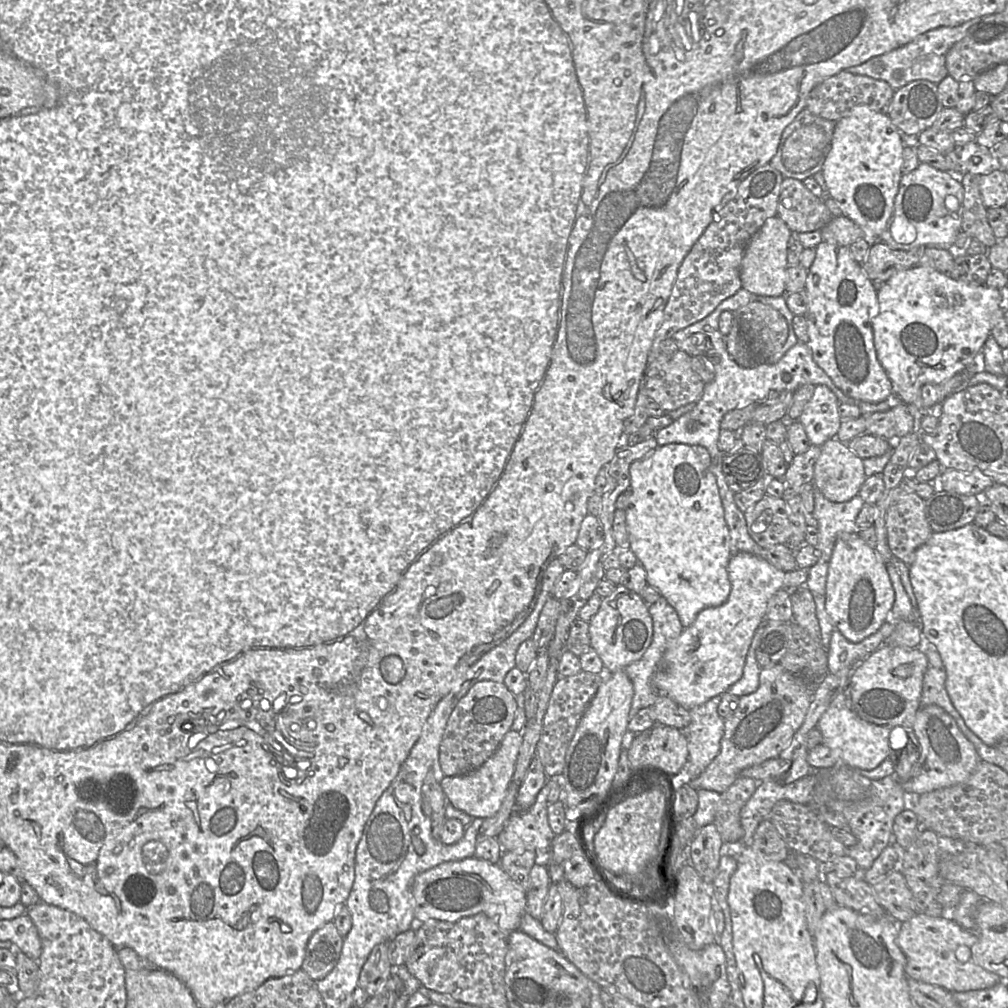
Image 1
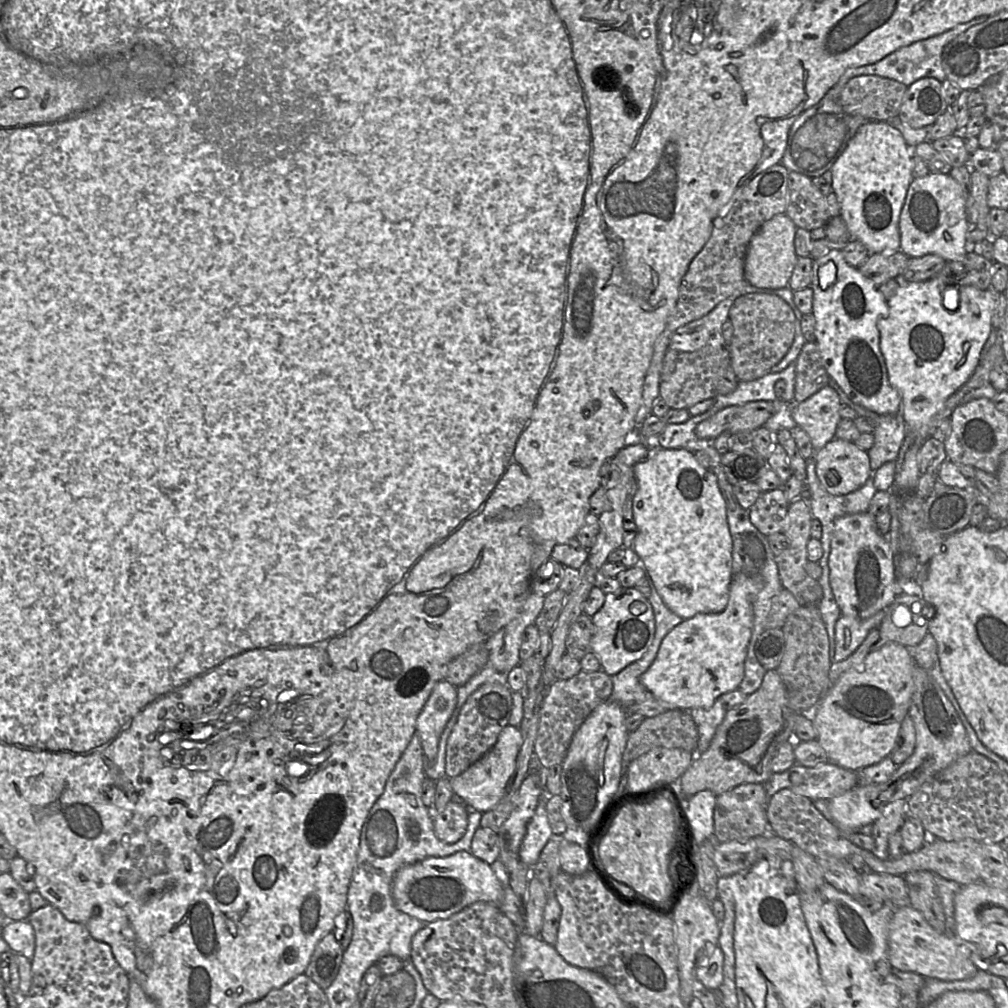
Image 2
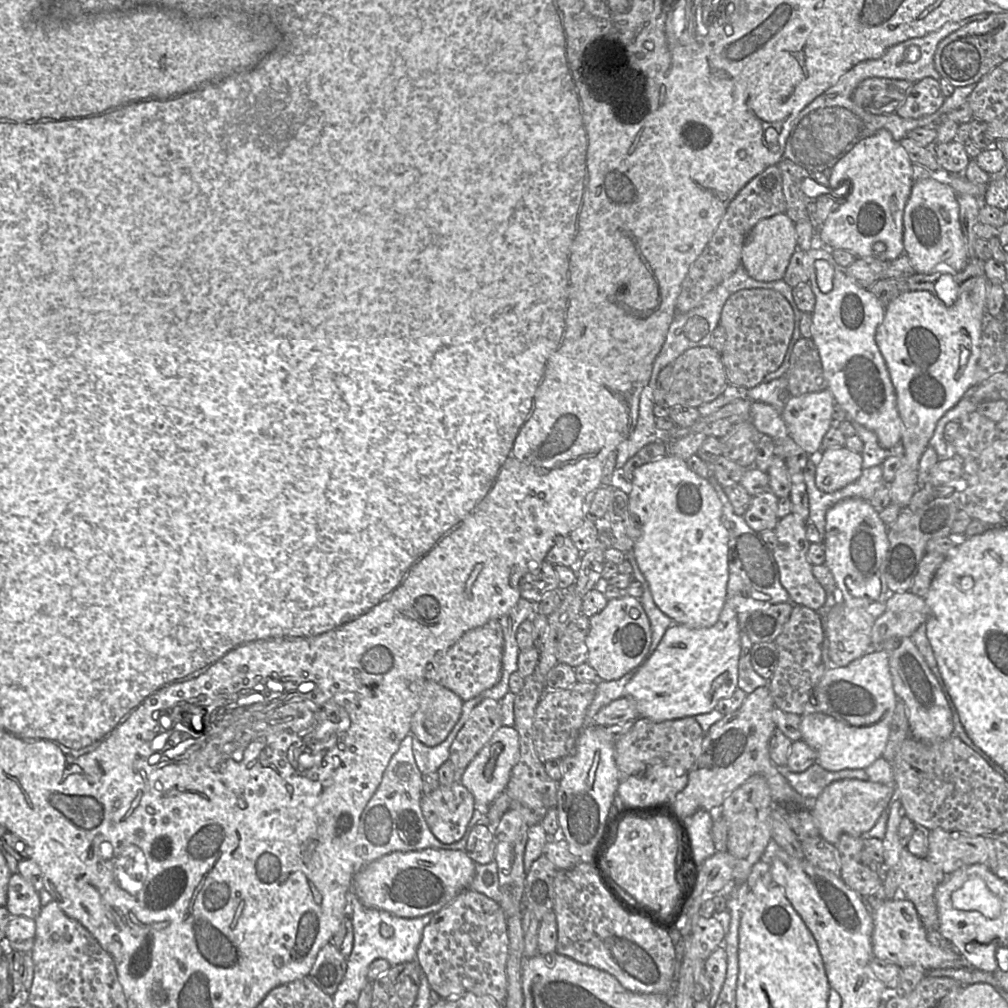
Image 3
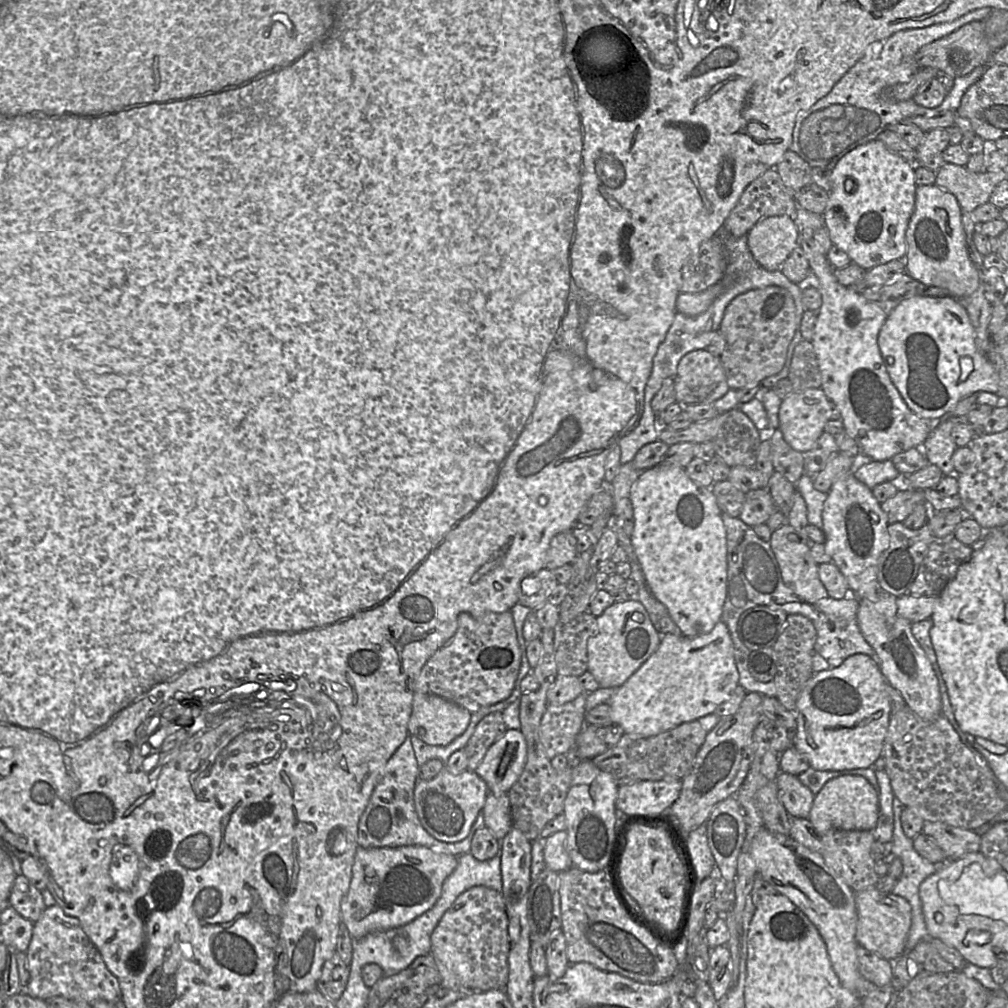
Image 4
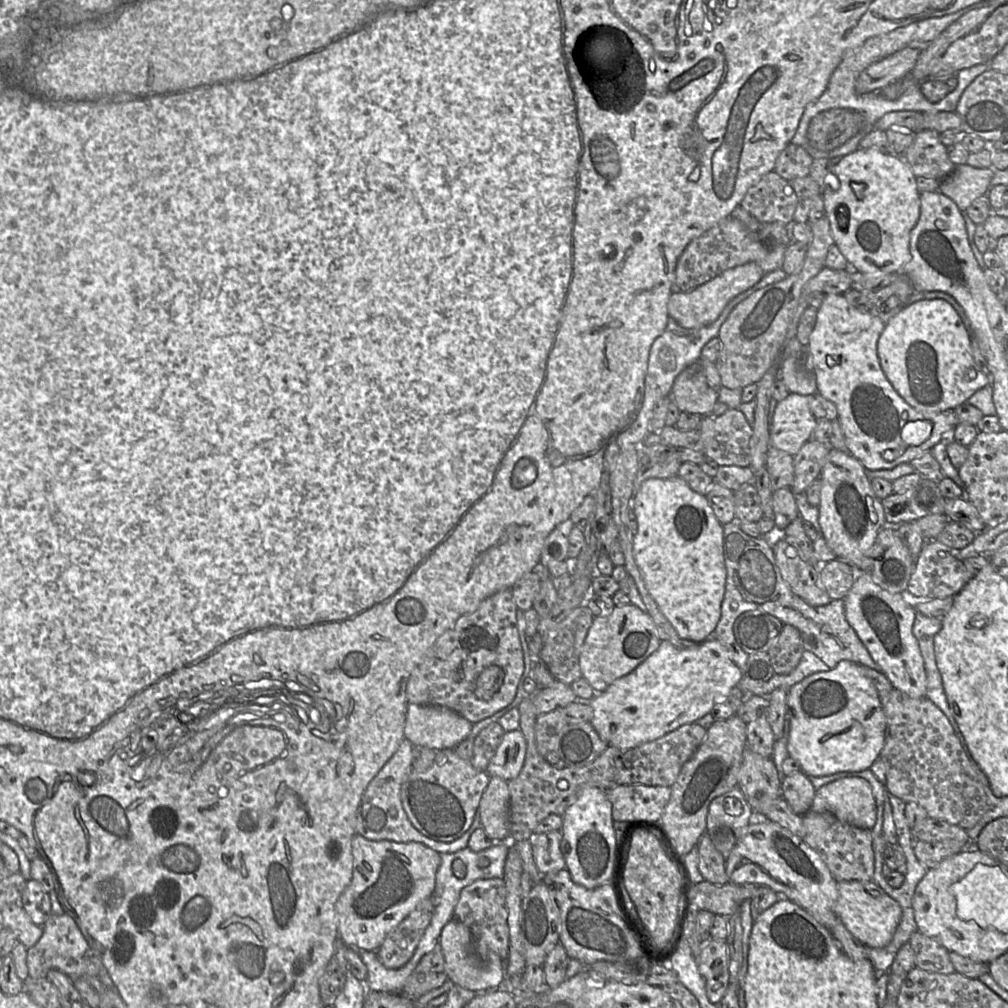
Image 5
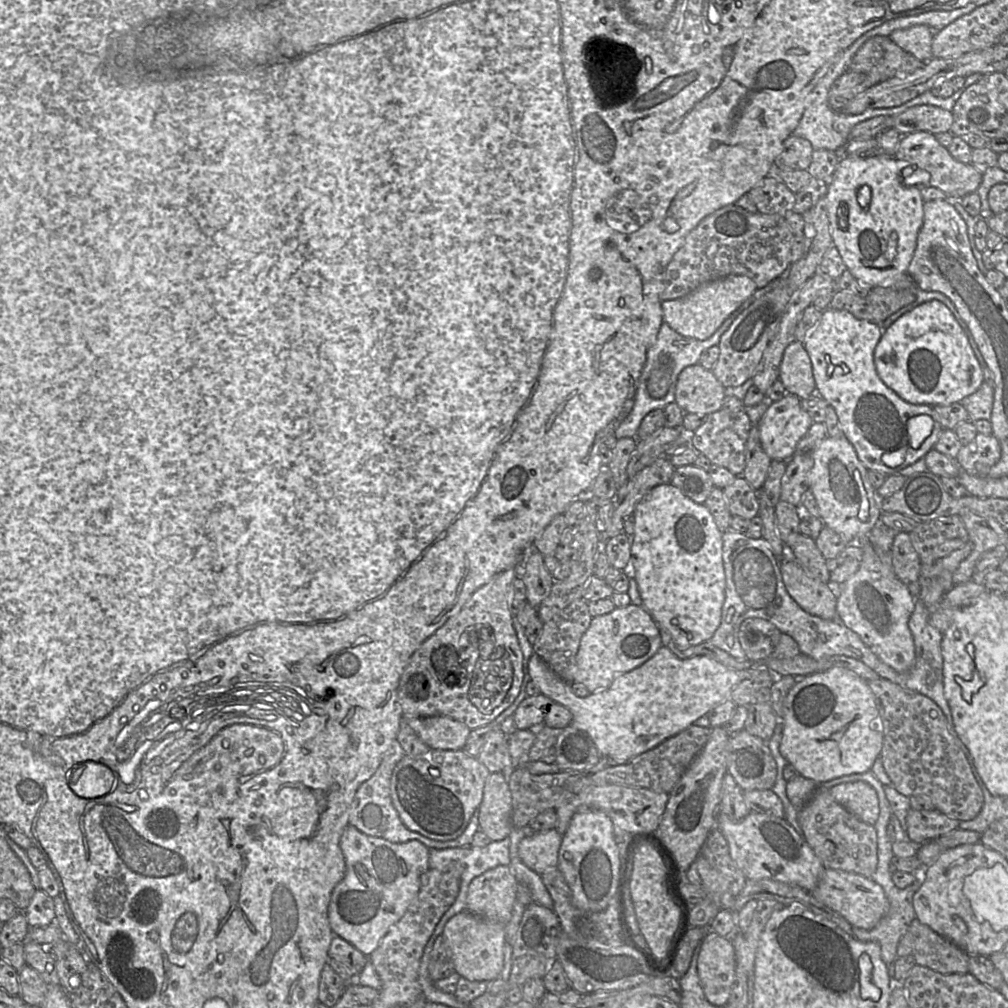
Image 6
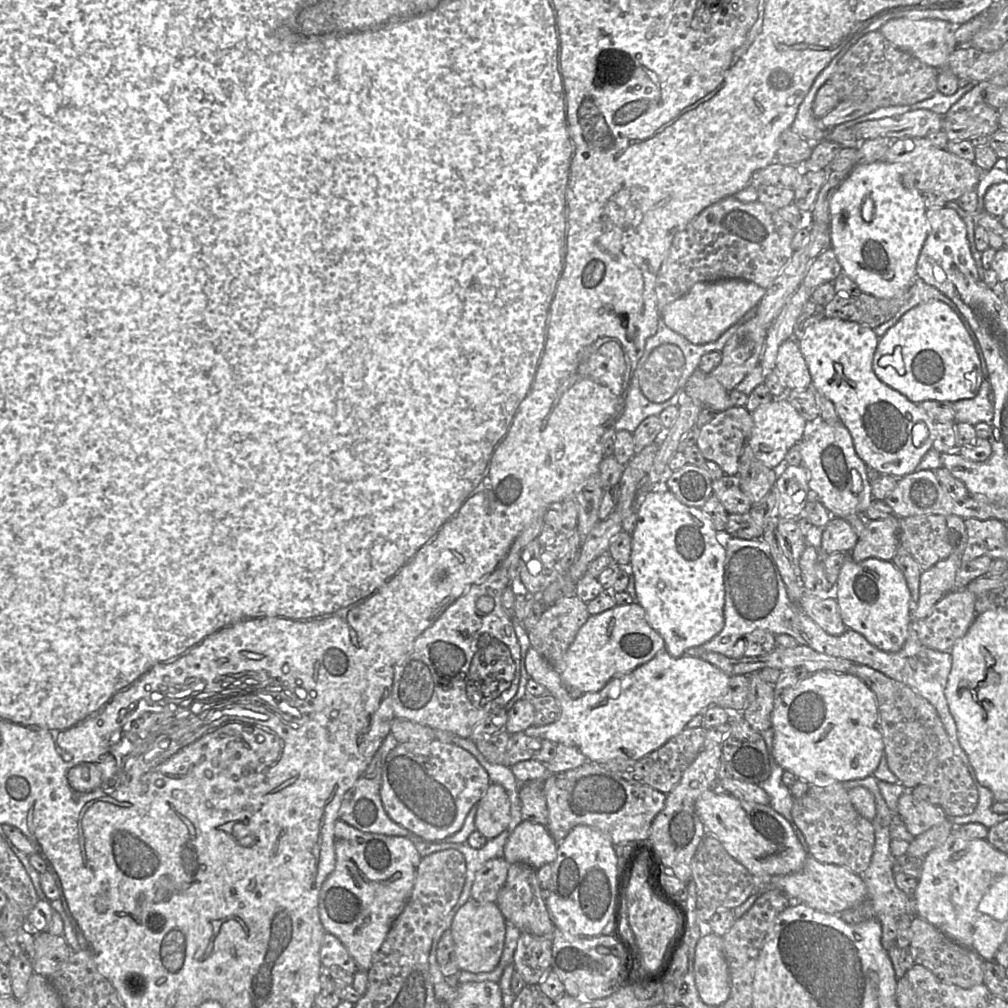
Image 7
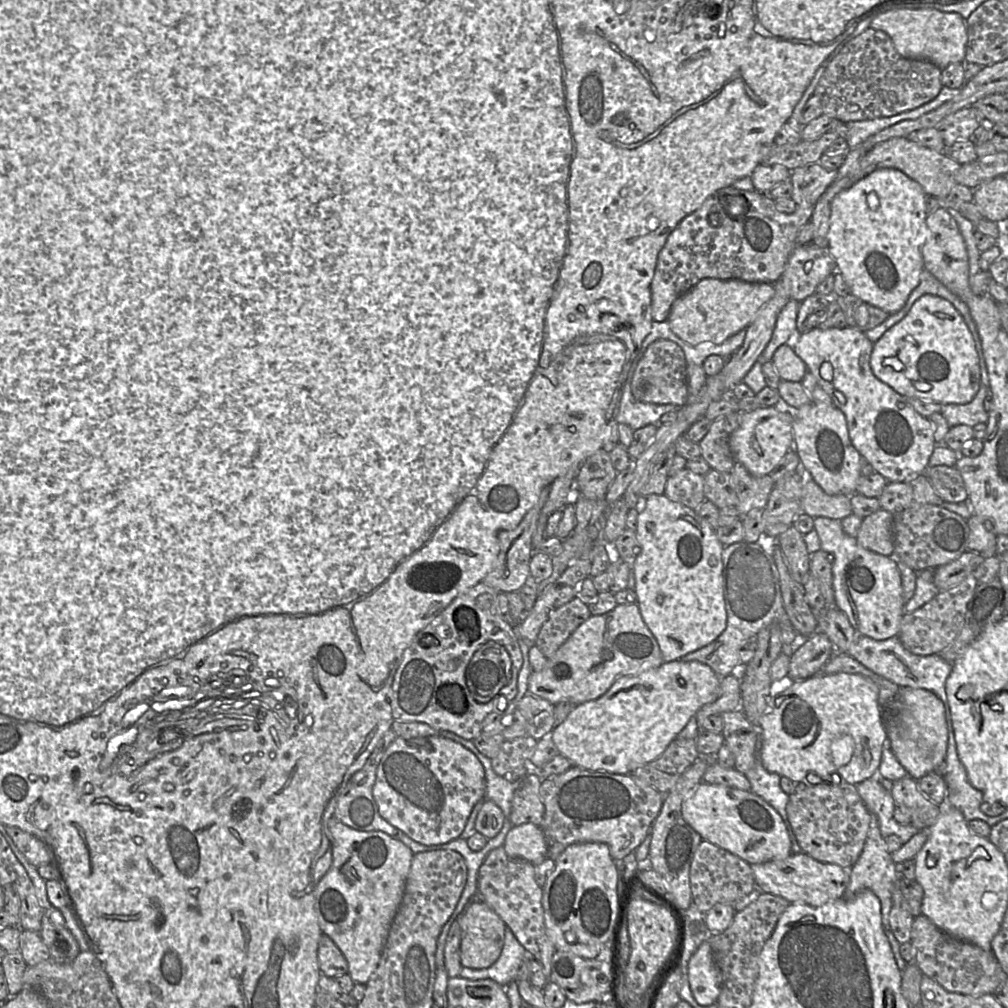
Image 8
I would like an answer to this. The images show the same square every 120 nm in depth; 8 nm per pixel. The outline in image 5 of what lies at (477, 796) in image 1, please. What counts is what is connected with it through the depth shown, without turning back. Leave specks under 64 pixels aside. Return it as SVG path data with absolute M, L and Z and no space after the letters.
M521 730L505 732L486 772L510 781L520 773L526 755L527 744Z

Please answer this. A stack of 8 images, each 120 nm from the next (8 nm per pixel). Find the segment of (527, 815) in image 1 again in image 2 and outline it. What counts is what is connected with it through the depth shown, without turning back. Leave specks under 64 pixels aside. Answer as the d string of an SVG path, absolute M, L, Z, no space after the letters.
M542 800L527 825L526 834L519 849L520 861L530 868L533 867L552 835L545 800Z

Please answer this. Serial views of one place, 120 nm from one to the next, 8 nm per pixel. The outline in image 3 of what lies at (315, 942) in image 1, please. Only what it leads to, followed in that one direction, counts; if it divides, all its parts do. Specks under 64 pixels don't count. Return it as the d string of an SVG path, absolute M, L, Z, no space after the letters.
M333 943L320 949L308 977L325 993L332 996L347 970L347 959Z

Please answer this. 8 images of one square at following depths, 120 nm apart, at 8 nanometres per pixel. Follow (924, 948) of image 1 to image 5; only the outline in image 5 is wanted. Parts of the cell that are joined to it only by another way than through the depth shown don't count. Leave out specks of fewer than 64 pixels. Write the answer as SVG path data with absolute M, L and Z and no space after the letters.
M871 881L837 882L838 899L835 914L847 930L862 944L871 948L884 948L891 941L900 922L900 905Z

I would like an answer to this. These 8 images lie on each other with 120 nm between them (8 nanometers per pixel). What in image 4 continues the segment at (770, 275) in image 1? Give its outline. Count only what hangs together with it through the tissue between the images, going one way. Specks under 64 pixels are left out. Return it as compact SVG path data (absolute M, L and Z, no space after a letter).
M771 216L758 221L747 234L747 244L757 263L767 271L780 270L783 262L800 243L800 234L790 216Z

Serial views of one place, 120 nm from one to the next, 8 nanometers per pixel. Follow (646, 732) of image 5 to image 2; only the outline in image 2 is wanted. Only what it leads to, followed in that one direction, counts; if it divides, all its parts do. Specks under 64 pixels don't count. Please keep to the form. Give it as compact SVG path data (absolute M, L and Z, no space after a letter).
M744 573L732 574L729 600L722 612L697 614L682 621L666 635L654 662L640 676L642 686L652 693L666 710L709 709L721 695L738 689L744 676L744 662L753 628L753 604L761 589L762 583L758 578Z

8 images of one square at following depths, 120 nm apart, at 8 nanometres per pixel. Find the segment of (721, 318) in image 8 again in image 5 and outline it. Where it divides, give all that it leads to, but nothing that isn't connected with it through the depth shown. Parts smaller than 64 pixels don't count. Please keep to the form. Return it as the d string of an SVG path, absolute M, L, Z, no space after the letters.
M747 262L728 269L691 291L672 292L668 299L668 314L684 328L707 326L719 317L734 297L754 286L763 275L762 268L756 262Z

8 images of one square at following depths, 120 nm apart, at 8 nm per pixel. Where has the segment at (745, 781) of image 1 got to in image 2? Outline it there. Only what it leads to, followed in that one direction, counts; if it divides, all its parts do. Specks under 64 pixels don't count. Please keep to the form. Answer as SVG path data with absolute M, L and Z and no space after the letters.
M755 783L741 784L717 796L714 808L713 839L717 843L730 841L745 843L752 838L771 832L767 819L768 800L765 785Z

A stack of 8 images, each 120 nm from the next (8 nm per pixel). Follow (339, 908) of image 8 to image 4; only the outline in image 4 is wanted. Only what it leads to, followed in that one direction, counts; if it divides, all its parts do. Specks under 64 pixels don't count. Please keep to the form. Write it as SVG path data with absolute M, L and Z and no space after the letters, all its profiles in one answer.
M358 846L350 887L341 904L341 920L353 939L403 926L434 906L440 897L443 882L457 864L458 857L435 853L424 846Z

